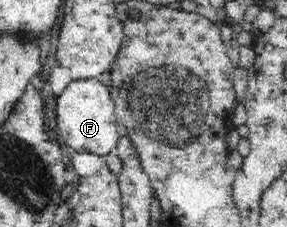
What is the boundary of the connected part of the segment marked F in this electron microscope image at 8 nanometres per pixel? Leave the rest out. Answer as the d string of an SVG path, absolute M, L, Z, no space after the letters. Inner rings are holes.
M99 78L71 81L57 96L56 109L59 142L74 148L74 152L89 152L106 157L107 153L118 144L120 122L115 111L115 102L111 97L109 87L105 86Z

